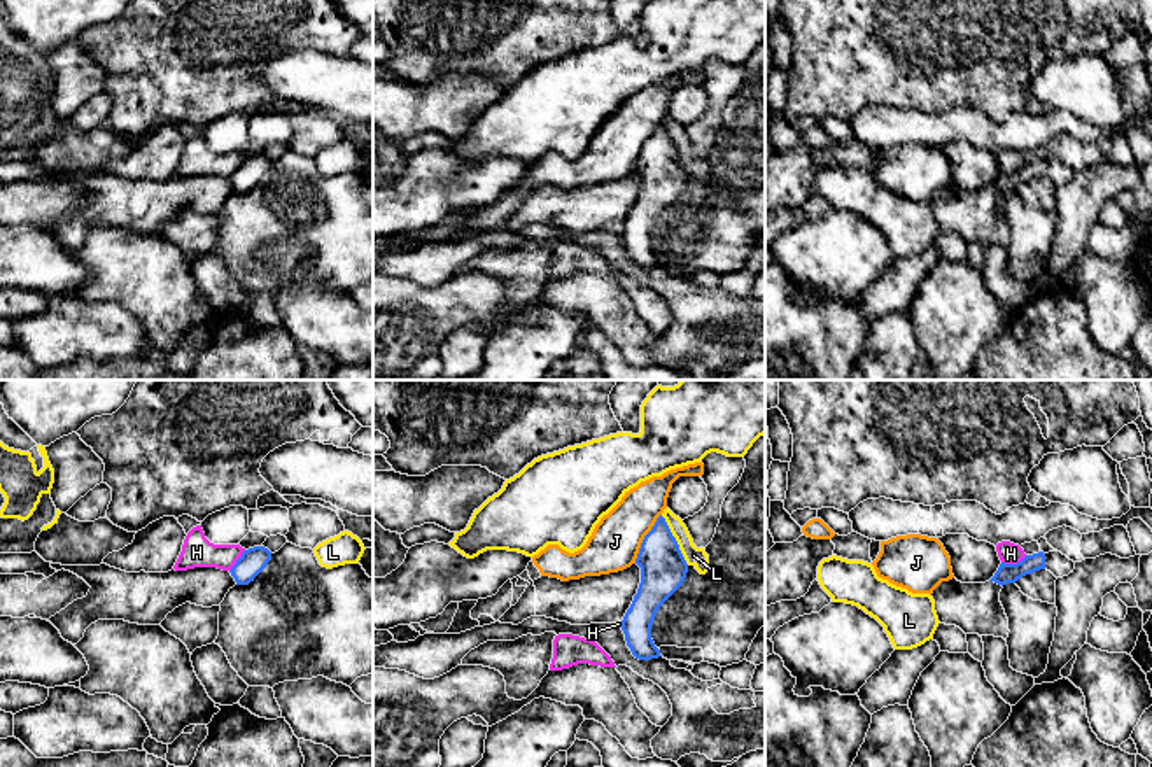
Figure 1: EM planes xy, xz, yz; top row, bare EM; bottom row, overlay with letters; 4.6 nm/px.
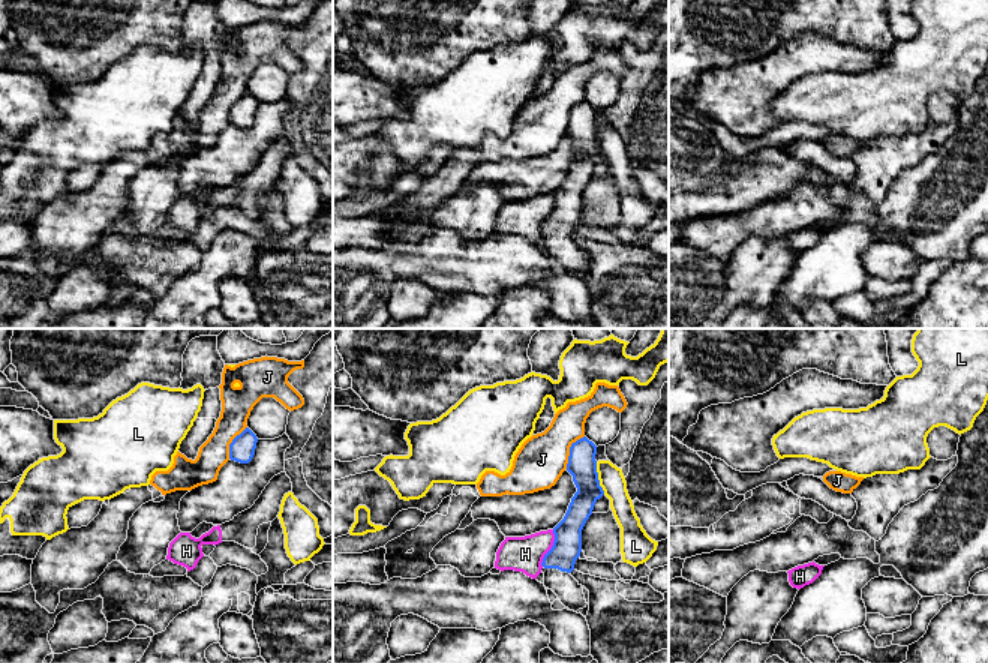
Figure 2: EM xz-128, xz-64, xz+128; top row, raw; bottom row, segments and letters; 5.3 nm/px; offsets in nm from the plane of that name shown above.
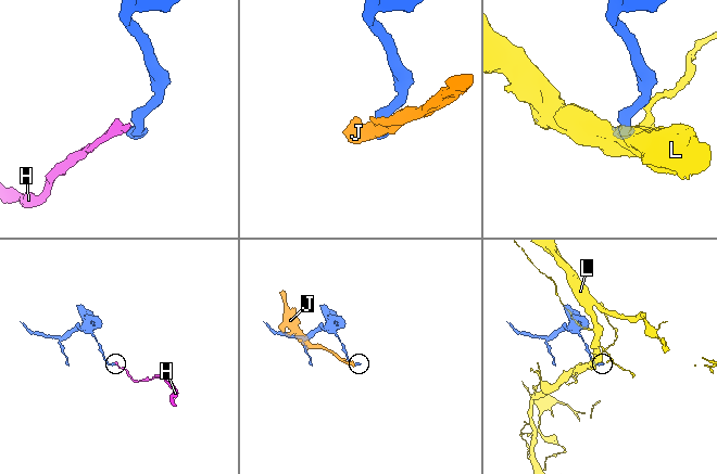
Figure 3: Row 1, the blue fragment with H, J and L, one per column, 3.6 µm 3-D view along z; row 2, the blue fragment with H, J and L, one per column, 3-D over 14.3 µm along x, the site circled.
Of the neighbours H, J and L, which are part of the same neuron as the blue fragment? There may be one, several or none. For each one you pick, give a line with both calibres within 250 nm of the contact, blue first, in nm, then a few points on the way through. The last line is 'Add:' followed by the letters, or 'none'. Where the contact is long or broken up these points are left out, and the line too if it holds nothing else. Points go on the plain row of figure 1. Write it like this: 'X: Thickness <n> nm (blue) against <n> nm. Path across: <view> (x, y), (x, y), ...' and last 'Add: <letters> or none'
Add: none

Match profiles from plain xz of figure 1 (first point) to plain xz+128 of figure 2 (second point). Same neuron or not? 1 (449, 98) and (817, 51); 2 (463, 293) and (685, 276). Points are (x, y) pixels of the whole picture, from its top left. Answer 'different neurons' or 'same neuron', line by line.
1: same neuron
2: same neuron

